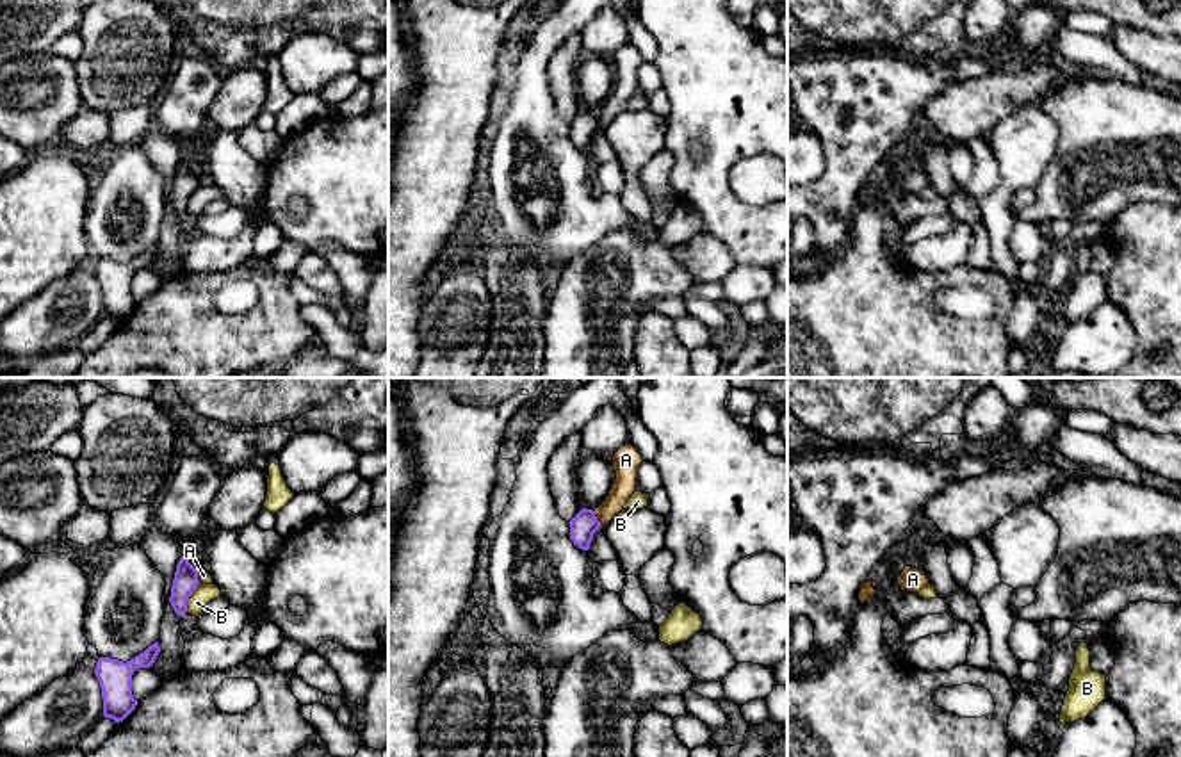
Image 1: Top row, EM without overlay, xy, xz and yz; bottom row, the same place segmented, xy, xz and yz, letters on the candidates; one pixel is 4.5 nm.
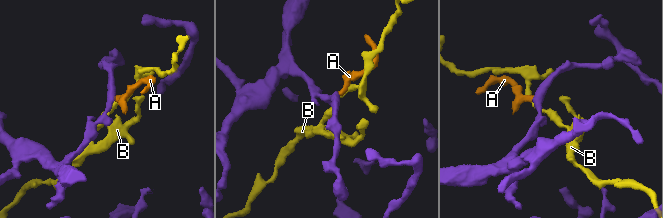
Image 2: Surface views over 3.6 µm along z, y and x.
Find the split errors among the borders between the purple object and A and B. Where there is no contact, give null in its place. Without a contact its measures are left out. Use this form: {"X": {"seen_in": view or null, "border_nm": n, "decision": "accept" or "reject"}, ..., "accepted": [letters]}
{"A": {"seen_in": "xz", "border_nm": 90, "decision": "reject"}, "B": {"seen_in": "xy", "border_nm": 150, "decision": "reject"}, "accepted": []}

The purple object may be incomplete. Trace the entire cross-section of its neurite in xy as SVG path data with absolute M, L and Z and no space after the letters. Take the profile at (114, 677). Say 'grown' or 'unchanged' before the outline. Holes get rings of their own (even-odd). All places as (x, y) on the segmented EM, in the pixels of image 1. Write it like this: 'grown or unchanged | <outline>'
unchanged | M155 641L144 652L134 659L123 663L112 657L100 657L94 668L94 675L102 688L103 716L123 721L137 705L132 695L132 675L139 668L150 668L160 652Z

